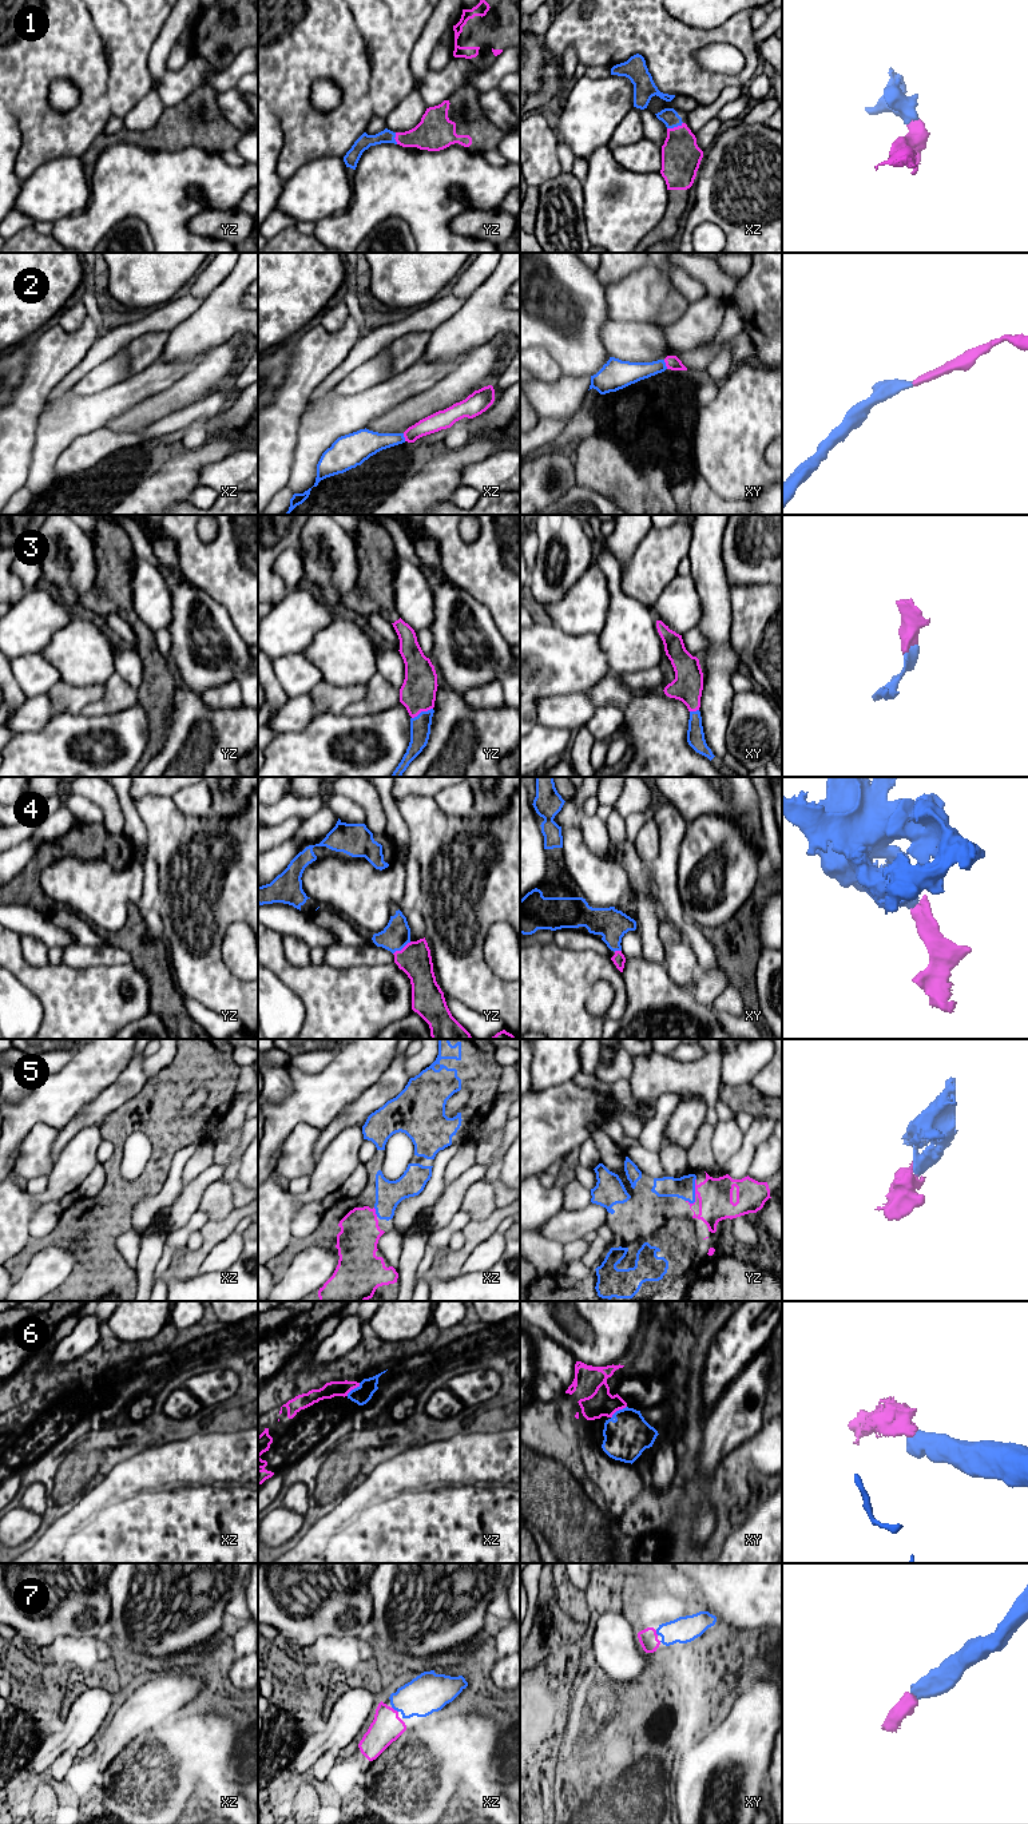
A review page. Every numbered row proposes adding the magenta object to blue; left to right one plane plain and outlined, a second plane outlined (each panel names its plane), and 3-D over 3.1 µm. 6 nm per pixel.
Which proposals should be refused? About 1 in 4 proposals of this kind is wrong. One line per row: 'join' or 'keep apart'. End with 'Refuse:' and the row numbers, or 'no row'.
1: join
2: join
3: join
4: join
5: join
6: join
7: join
Refuse: no row

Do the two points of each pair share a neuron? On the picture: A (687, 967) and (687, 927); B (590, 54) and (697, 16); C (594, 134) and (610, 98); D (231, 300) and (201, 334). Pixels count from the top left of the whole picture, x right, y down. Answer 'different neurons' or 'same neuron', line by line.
A: different neurons
B: different neurons
C: same neuron
D: same neuron

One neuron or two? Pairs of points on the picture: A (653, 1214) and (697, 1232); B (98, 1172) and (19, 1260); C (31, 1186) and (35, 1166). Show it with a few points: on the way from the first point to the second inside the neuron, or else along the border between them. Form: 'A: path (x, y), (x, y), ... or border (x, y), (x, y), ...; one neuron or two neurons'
A: path (663, 1213), (667, 1213), (679, 1225), (686, 1228); one neuron
B: border (104, 1177), (104, 1185), (95, 1196), (80, 1198); two neurons
C: border (47, 1174), (39, 1174), (23, 1182); two neurons

